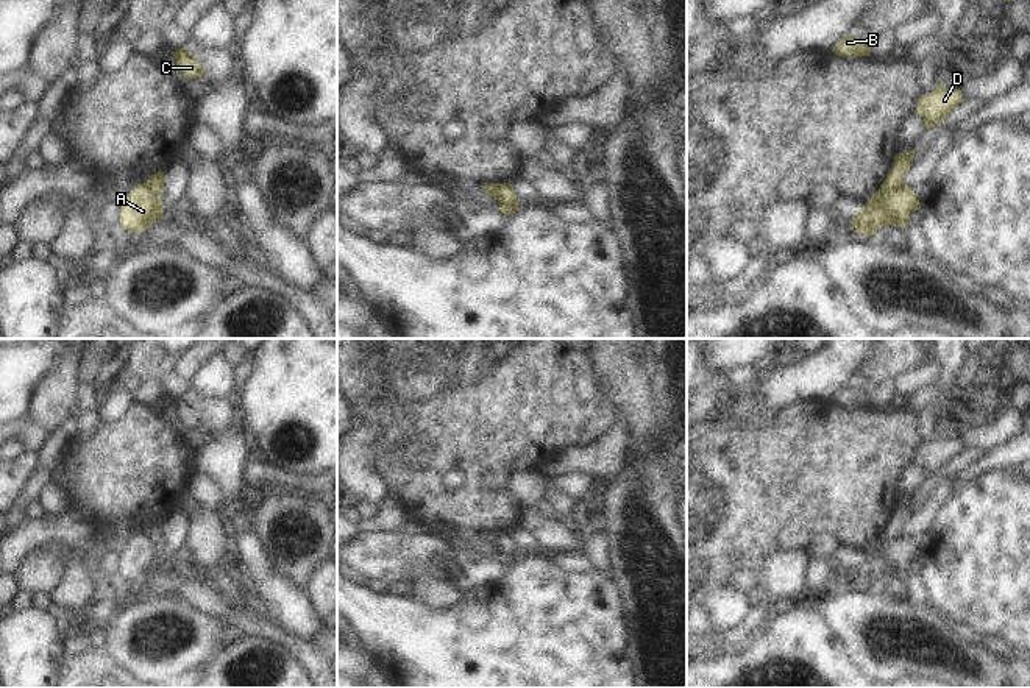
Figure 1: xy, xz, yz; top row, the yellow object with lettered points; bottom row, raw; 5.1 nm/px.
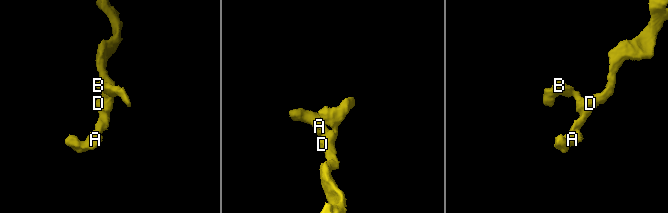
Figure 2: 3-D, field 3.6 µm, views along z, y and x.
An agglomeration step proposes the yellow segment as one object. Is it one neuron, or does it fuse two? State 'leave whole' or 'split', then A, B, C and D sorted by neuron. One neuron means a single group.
split; A / B C D

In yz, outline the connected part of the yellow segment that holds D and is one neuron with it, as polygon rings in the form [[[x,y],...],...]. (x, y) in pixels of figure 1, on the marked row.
[[[939,83],[935,90],[918,100],[915,112],[925,120],[925,129],[930,129],[939,125],[963,101],[964,95],[958,89],[947,90],[944,83]]]

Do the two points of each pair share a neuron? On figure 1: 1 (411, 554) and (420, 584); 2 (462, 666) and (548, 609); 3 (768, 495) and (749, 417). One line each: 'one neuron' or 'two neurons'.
1: two neurons
2: one neuron
3: two neurons

